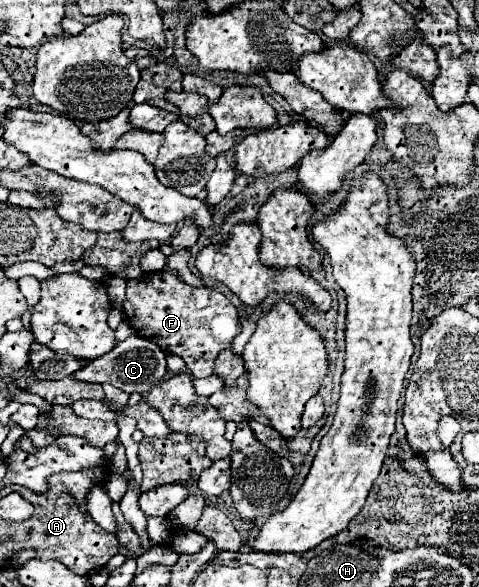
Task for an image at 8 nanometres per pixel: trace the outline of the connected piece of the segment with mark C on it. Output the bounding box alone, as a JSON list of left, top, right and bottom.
[73,332,167,394]

